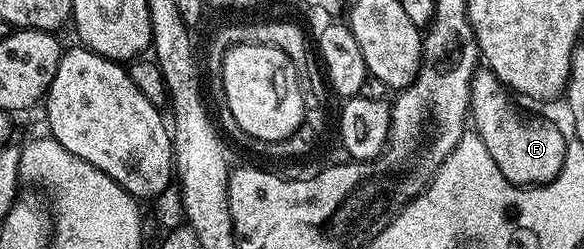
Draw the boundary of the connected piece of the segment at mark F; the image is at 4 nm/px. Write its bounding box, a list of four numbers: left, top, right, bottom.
[470,67,567,187]

